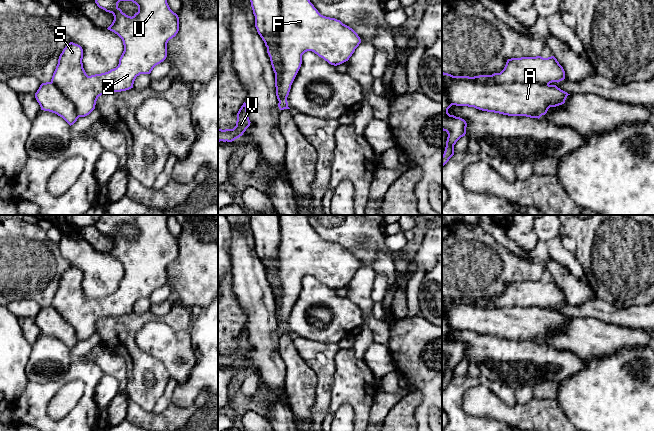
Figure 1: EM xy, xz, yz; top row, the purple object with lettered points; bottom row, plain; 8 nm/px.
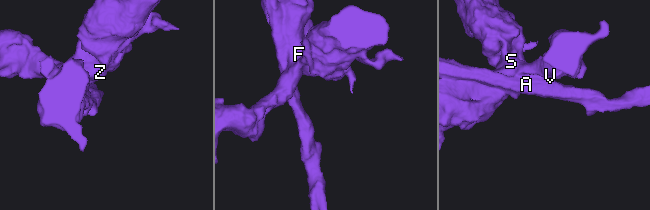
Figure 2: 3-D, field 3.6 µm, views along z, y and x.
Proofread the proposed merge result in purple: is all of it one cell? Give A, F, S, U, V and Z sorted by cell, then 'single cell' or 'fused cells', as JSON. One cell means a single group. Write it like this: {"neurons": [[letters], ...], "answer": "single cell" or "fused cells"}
{"neurons": [["A"], ["F", "S", "U", "V", "Z"]], "answer": "fused cells"}

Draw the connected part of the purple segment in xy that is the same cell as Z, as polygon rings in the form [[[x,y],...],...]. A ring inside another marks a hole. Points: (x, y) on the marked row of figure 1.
[[[95,0],[95,3],[99,8],[113,14],[114,20],[107,29],[122,39],[124,51],[116,68],[88,76],[83,68],[82,47],[70,42],[63,49],[51,82],[74,103],[79,117],[85,117],[95,109],[99,96],[129,90],[133,88],[137,76],[150,74],[156,65],[166,59],[167,43],[179,31],[179,17],[170,9],[167,0]],[[120,1],[132,1],[138,6],[138,12],[132,17],[126,15],[118,7]]]

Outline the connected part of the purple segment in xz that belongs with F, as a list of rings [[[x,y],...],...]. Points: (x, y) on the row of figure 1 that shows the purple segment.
[[[279,0],[278,56],[270,59],[279,82],[276,96],[287,99],[301,67],[302,55],[312,51],[337,66],[349,60],[361,43],[358,34],[340,20],[321,15],[310,0]]]

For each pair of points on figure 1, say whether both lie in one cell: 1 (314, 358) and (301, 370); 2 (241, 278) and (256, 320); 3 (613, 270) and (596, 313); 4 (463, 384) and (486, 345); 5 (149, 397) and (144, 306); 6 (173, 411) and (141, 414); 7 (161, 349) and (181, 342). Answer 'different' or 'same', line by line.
1: different
2: same
3: different
4: different
5: different
6: same
7: same

